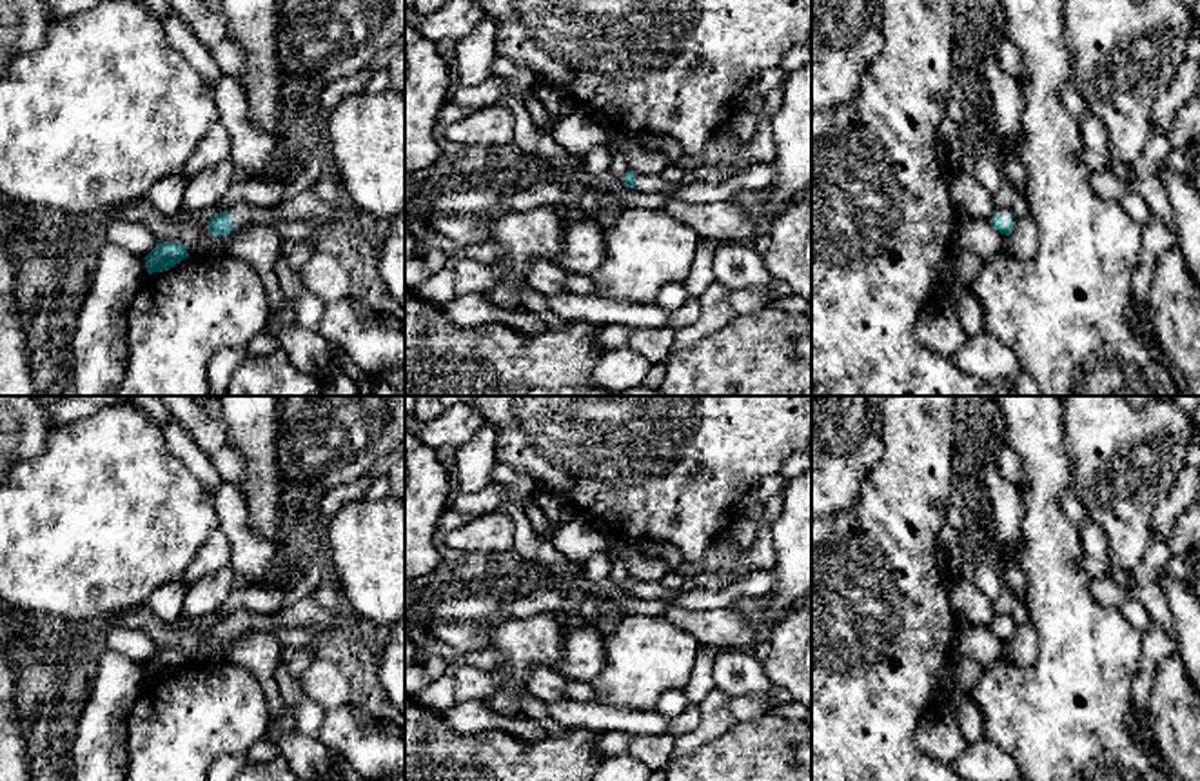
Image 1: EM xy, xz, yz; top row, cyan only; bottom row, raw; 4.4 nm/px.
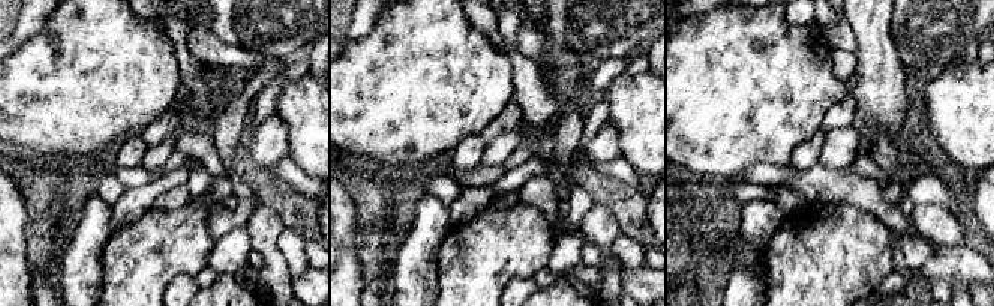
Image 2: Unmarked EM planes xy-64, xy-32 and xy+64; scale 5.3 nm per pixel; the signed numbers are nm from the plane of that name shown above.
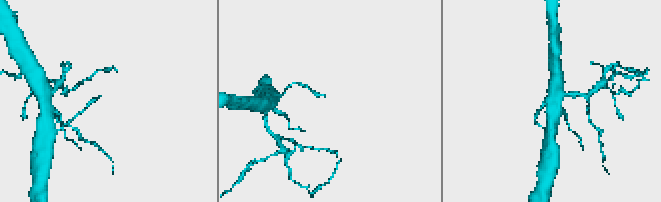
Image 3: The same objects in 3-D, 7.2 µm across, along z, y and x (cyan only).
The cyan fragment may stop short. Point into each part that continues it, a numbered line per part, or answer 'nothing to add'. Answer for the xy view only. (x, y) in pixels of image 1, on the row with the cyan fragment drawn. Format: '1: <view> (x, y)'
1: xy (305, 206)

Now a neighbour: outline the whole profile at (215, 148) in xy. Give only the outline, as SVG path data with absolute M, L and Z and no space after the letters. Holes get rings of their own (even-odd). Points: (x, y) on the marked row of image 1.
M218 122L187 158L182 174L189 180L203 169L231 160L231 136Z

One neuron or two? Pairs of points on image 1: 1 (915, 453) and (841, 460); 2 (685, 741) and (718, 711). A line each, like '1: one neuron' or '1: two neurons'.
1: two neurons
2: one neuron

